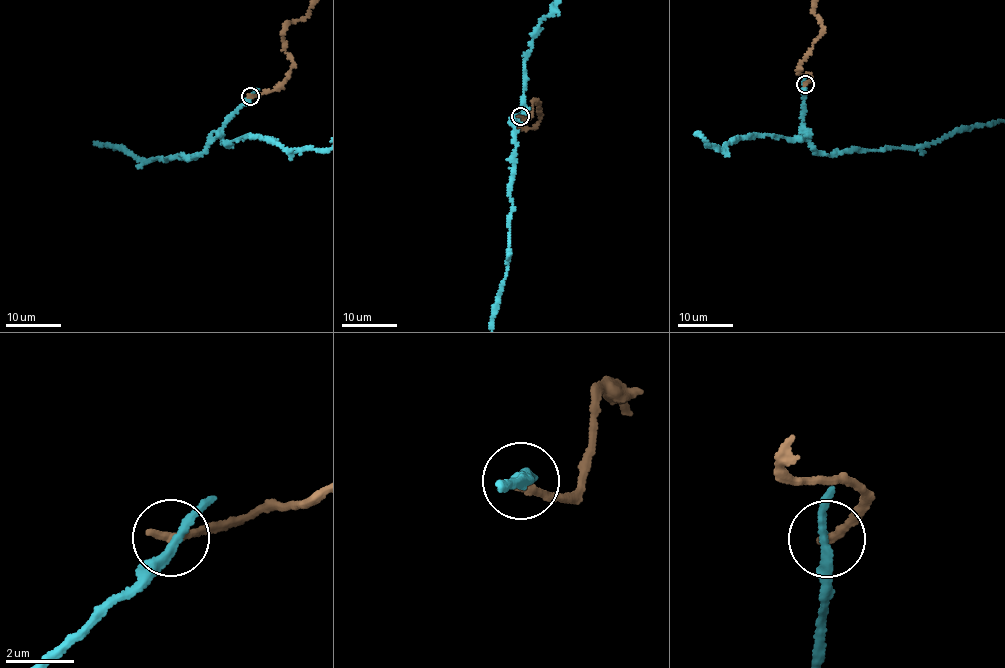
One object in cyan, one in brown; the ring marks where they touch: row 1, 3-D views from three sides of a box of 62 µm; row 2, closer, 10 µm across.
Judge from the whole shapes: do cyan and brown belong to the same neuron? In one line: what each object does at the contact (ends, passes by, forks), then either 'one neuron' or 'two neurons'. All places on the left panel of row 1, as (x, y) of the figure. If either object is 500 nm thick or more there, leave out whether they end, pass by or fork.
cyan passes by | brown ends | two neurons

